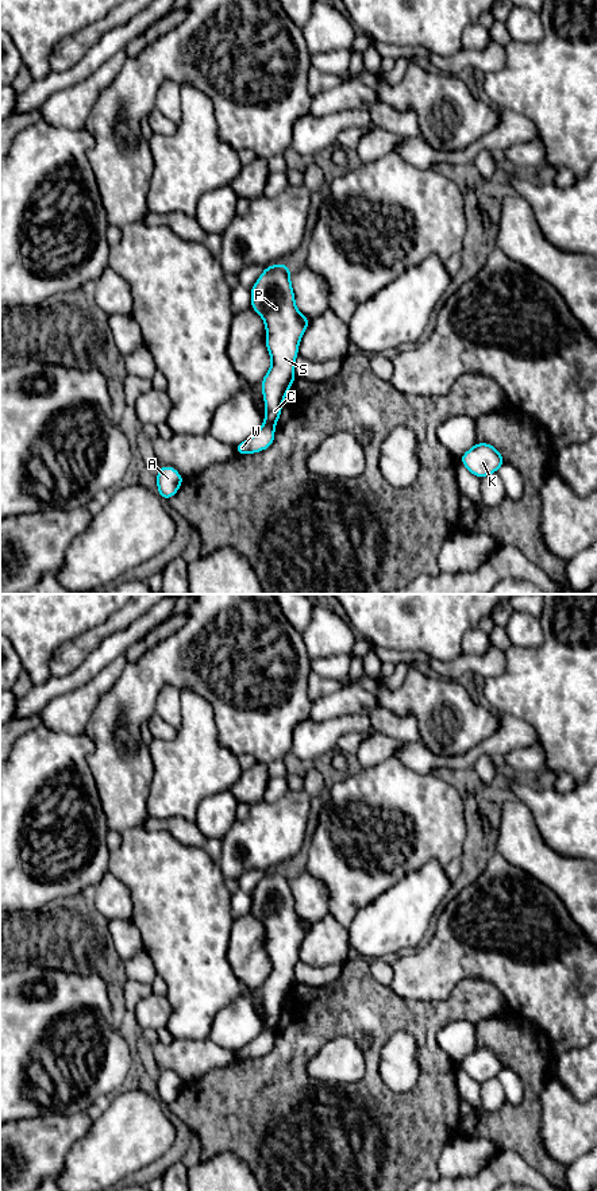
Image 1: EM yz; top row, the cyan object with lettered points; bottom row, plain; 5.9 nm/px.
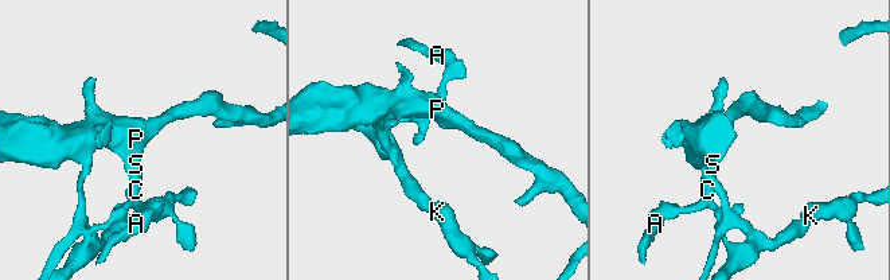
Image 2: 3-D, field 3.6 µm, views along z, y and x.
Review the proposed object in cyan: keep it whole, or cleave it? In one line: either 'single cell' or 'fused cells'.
fused cells

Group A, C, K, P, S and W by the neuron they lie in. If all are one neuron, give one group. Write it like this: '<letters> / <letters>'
A K W / C P S

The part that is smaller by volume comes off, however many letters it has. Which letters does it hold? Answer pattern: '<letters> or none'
C, P, S

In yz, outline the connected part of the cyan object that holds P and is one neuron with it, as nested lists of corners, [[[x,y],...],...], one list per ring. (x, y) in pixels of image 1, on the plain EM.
[[[285,868],[265,872],[251,897],[251,913],[265,925],[266,953],[271,971],[261,987],[265,1005],[263,1029],[276,1032],[293,986],[298,948],[311,925],[296,913],[290,872]]]

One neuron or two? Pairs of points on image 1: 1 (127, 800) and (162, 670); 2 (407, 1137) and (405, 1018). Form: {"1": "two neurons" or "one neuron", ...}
{"1": "one neuron", "2": "one neuron"}

